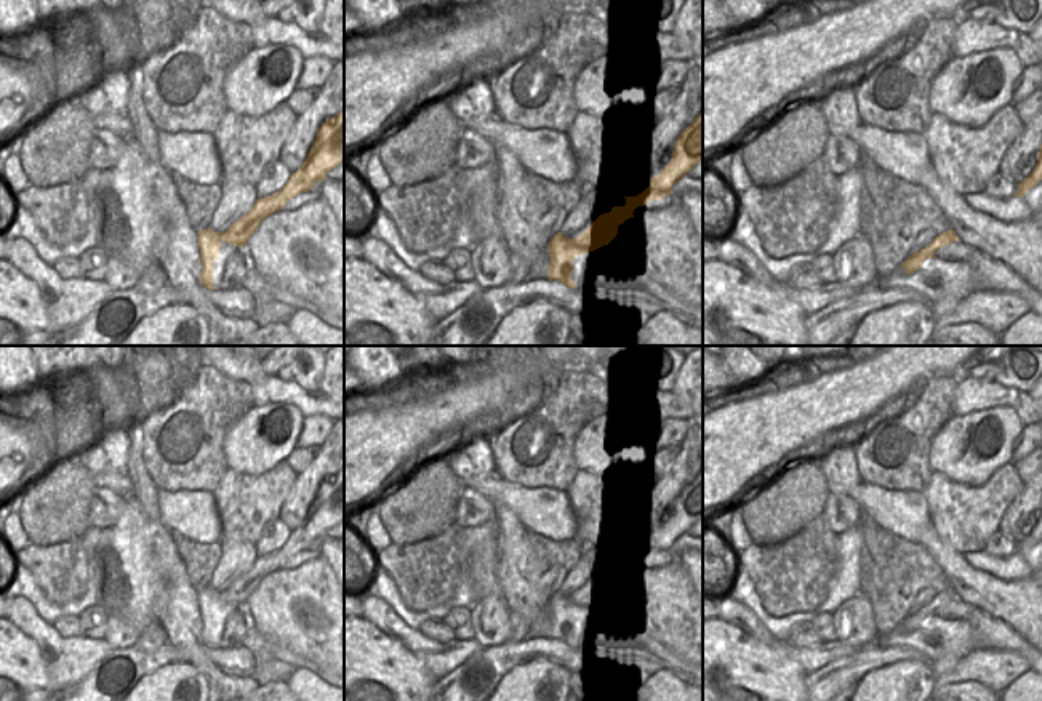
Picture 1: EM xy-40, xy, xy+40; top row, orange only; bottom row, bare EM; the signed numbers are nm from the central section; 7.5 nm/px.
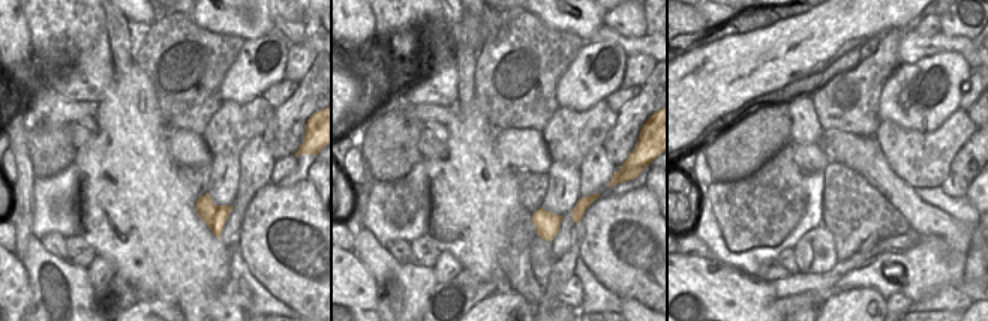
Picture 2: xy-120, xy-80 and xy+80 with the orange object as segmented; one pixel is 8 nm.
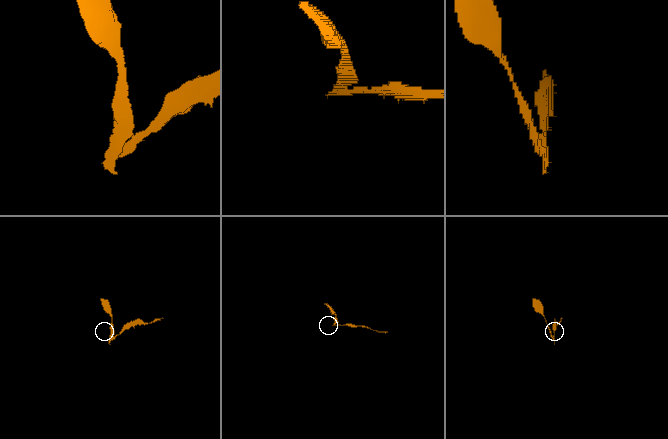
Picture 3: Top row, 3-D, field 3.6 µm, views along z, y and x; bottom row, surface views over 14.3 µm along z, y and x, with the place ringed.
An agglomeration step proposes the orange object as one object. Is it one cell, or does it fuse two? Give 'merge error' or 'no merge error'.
merge error

